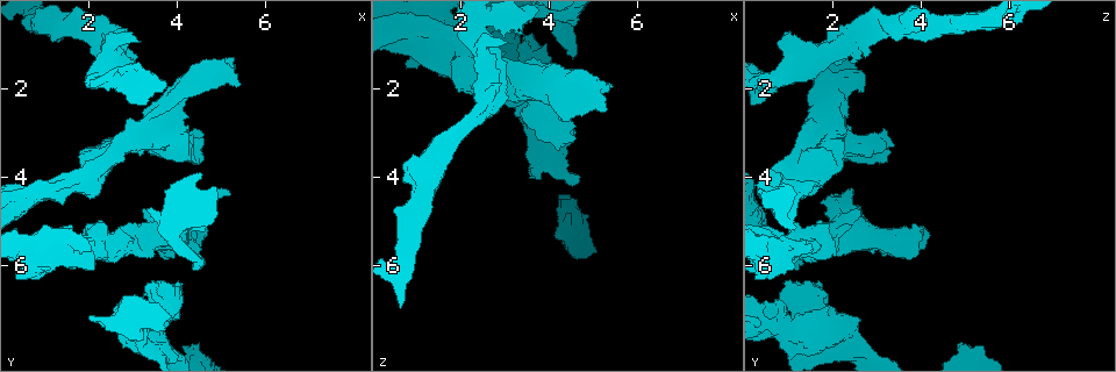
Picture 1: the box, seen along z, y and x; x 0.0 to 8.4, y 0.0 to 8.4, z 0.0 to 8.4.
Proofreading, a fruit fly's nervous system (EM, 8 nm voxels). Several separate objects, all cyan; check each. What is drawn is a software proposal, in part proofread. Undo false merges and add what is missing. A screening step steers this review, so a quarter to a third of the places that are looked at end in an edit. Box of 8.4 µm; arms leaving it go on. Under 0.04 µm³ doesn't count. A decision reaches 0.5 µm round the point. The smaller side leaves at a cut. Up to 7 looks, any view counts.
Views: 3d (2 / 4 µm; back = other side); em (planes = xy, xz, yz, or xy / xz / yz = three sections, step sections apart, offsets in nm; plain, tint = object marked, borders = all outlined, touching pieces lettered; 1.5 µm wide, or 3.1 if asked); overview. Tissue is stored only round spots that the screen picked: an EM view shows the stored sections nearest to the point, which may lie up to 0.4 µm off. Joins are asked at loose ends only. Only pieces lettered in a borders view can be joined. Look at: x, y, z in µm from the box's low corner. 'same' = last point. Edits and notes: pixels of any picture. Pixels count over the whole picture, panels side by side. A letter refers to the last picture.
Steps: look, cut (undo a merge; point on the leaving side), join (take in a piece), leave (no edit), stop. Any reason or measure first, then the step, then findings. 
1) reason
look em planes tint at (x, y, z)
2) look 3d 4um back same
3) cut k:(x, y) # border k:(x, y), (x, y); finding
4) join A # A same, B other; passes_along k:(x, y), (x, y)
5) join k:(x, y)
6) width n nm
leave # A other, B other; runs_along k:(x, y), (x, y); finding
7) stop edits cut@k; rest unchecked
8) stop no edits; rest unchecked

free end
look em yz step 4 tint at (5.20, 4.35, 2.40)

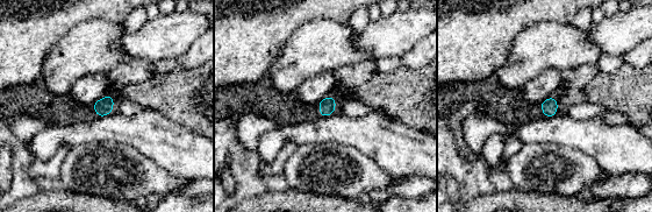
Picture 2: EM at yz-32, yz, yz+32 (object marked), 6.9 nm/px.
another direction
look em xz step 8 borders same

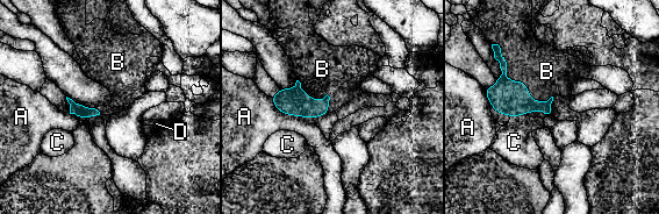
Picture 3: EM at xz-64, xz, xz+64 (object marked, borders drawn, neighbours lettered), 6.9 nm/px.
join B # A other, B same, C other, D other; passes_along 3:(511, 98), (520, 80), (546, 71); it goes on there

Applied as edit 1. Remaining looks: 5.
see it whole again
look overview

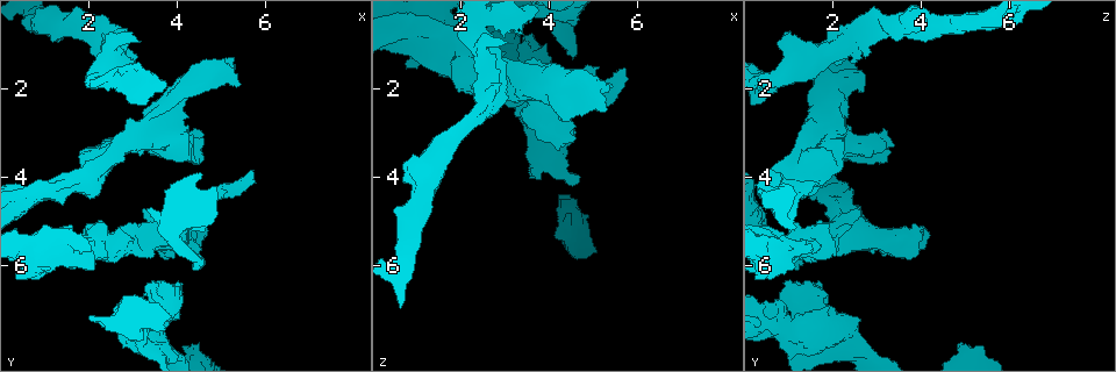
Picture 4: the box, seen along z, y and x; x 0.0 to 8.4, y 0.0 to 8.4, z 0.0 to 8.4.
calibre changes
look 3d 4um back at (1.85, 4.20, 1.00)

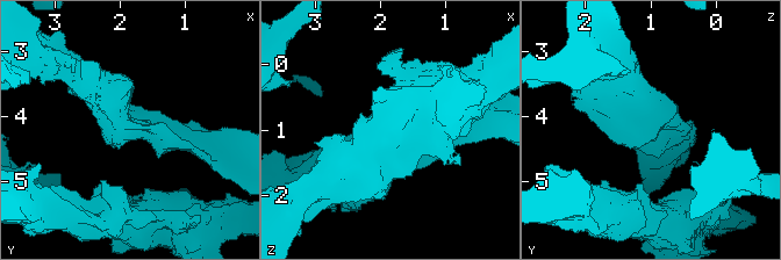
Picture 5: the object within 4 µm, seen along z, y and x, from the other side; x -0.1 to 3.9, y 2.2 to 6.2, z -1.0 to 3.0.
now the EM
look em xz step 8 tint same

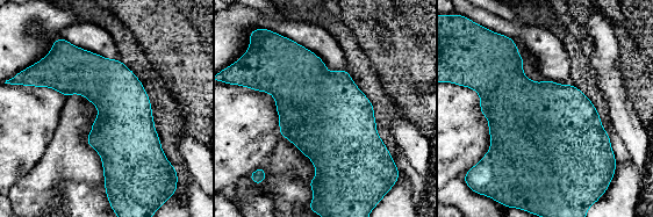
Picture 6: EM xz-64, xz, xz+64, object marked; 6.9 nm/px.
cut it another way
look em planes borders same

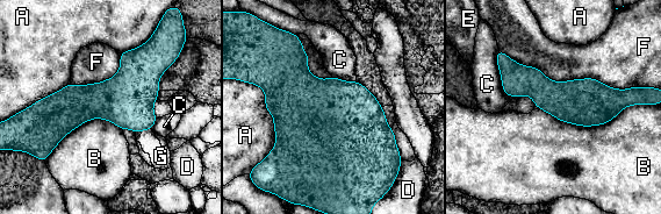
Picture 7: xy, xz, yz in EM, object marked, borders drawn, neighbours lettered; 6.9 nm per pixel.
width 320 nm; longest_contact F 950 nm
leave # A other, B other, C other, D other, E other, F other, G other; continuous, no second cell

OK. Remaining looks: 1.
stop edits join@3; rest unchecked

